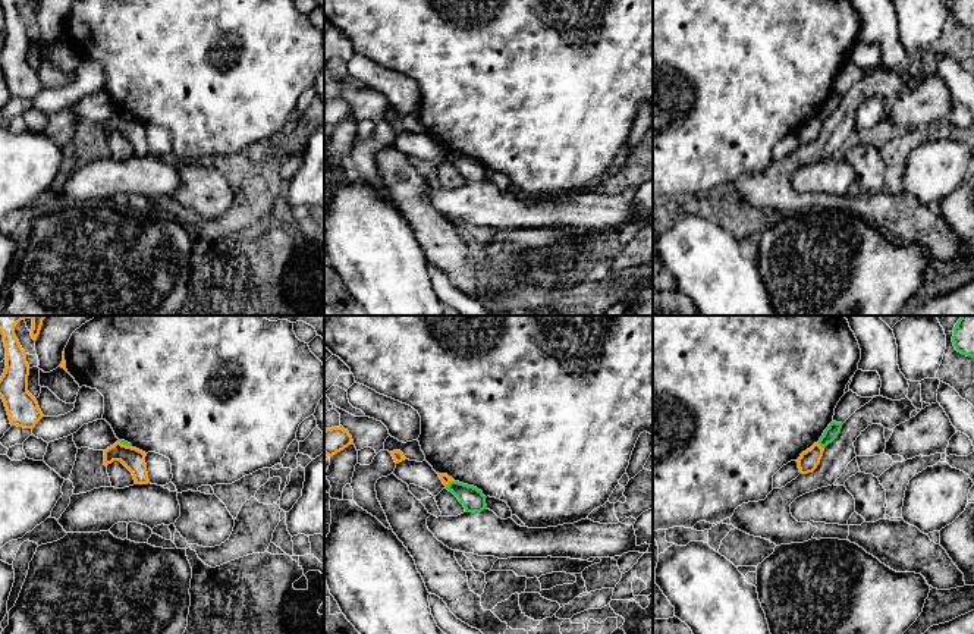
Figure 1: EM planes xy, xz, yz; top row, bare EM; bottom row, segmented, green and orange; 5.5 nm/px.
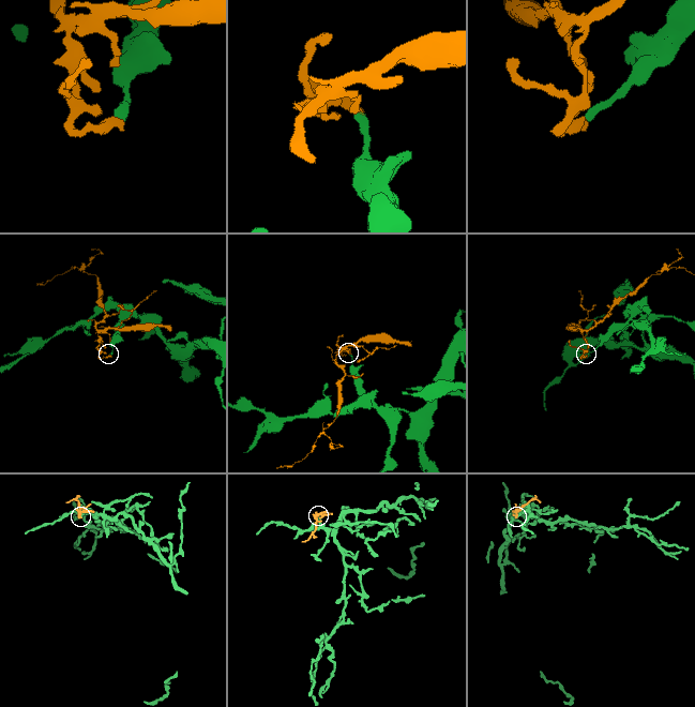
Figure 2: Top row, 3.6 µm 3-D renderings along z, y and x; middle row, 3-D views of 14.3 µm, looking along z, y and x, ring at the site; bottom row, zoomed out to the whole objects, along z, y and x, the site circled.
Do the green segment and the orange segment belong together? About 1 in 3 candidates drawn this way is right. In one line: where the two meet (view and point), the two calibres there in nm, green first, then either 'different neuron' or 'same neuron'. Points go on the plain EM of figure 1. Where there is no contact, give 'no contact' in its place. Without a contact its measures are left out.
yz (820, 116) | 80/110 nm | different neuron

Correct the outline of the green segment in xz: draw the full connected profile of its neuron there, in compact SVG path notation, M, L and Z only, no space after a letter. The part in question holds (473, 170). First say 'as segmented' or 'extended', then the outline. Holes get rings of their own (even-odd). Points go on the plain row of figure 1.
as segmented; M450 153L446 160L459 170L465 183L481 183L487 181L486 167L477 158L459 153Z

